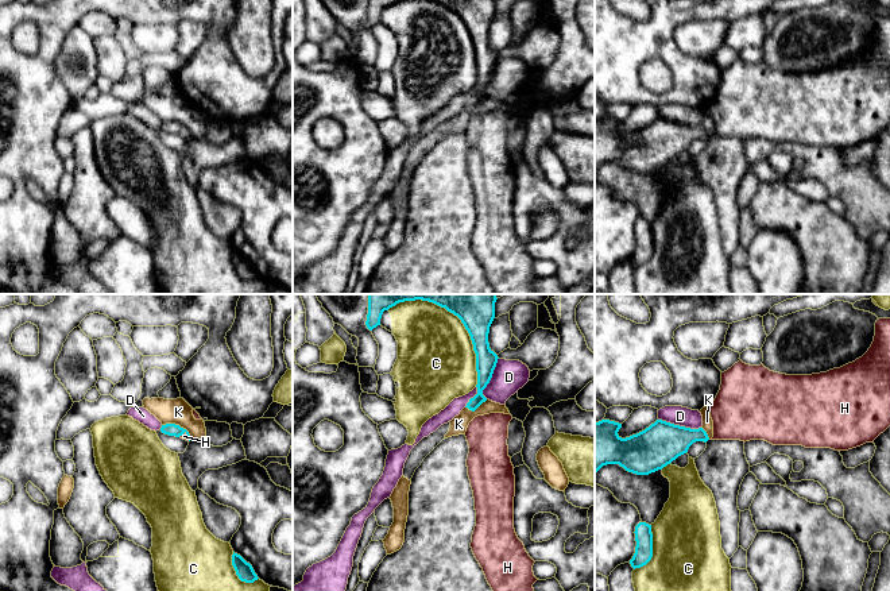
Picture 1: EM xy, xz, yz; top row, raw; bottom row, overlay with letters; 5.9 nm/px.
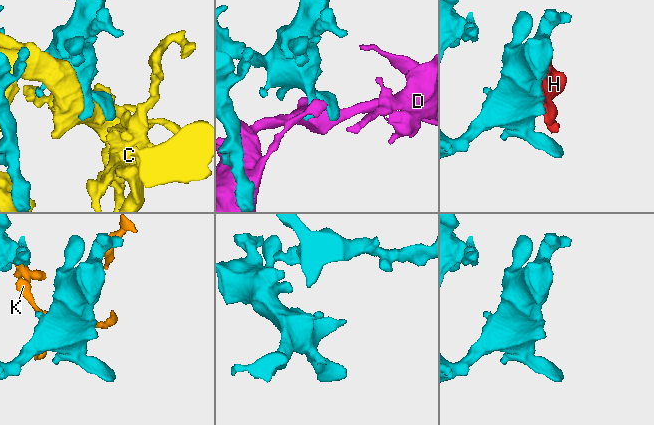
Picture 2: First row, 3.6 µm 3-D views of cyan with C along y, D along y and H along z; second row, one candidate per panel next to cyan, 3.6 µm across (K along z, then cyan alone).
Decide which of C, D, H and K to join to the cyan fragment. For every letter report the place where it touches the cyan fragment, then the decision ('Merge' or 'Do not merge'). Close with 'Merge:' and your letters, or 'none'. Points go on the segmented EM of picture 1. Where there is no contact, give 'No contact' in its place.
C: Touches cyan at xz (457, 316). Do not merge
D: Touches cyan at yz (678, 425). Do not merge
H: Touches cyan at xy (186, 433). Merge
K: Touches cyan at xy (178, 425). Do not merge
Merge: H

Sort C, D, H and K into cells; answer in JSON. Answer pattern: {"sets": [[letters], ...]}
{"sets": [["C"], ["D"], ["H"], ["K"]]}

